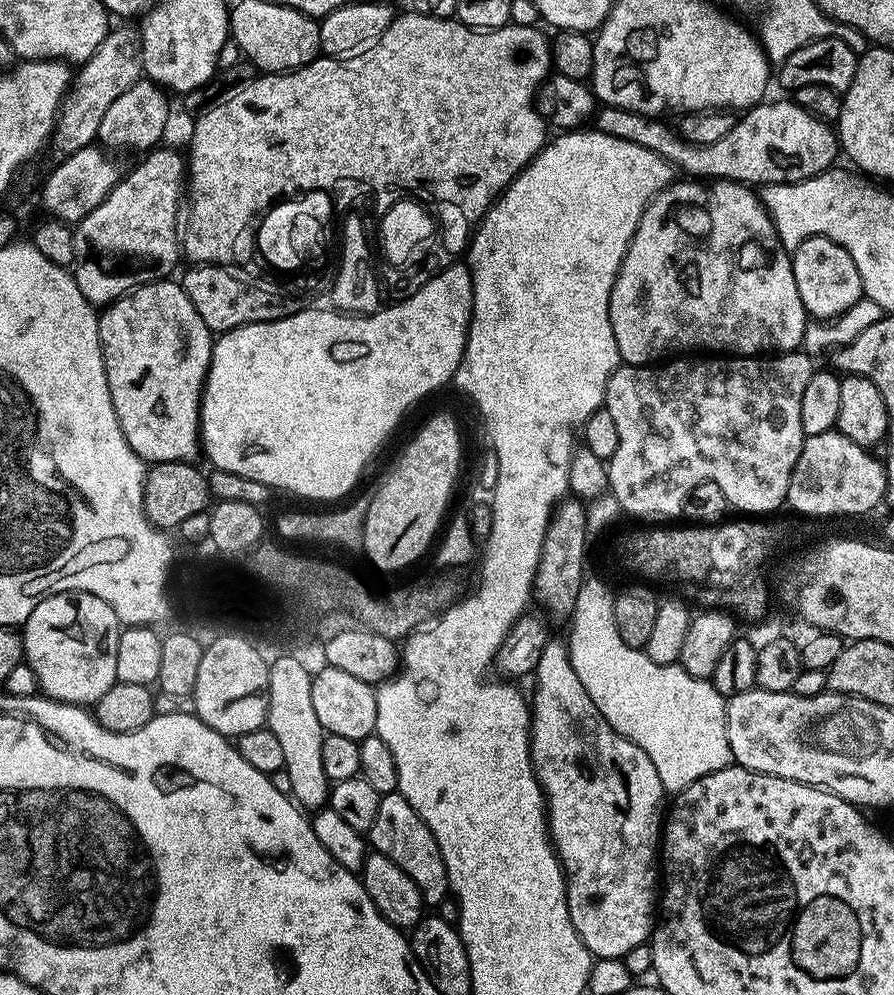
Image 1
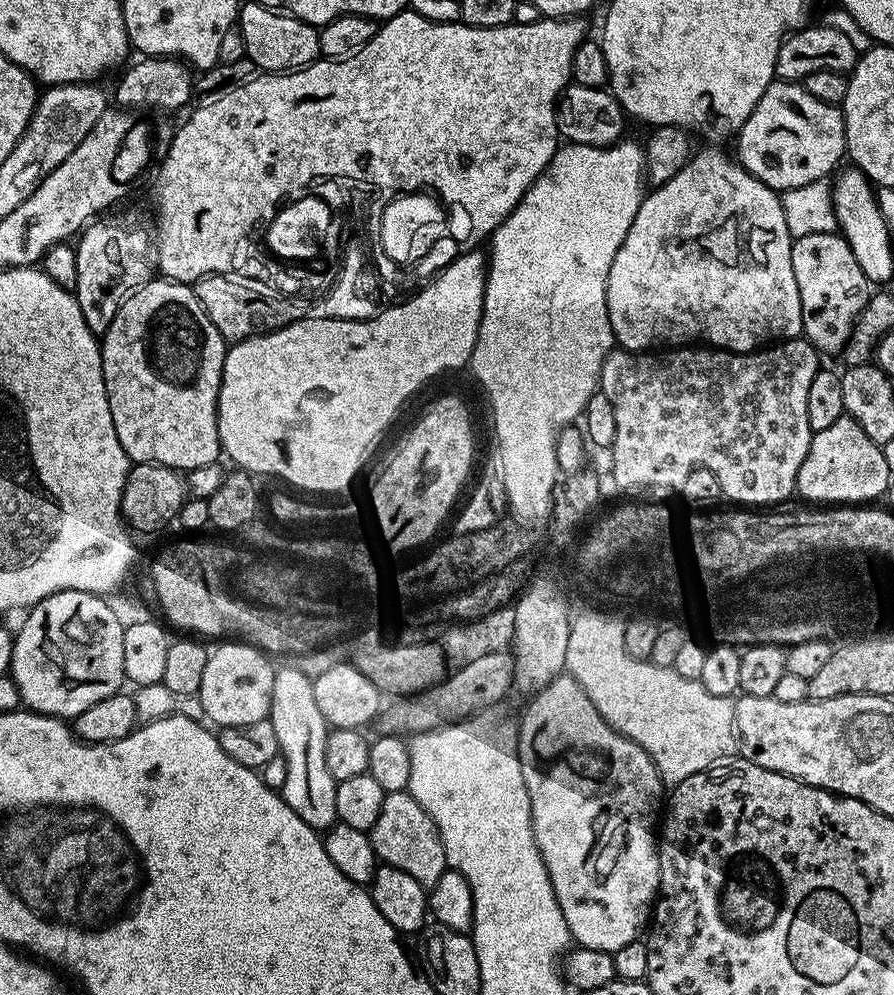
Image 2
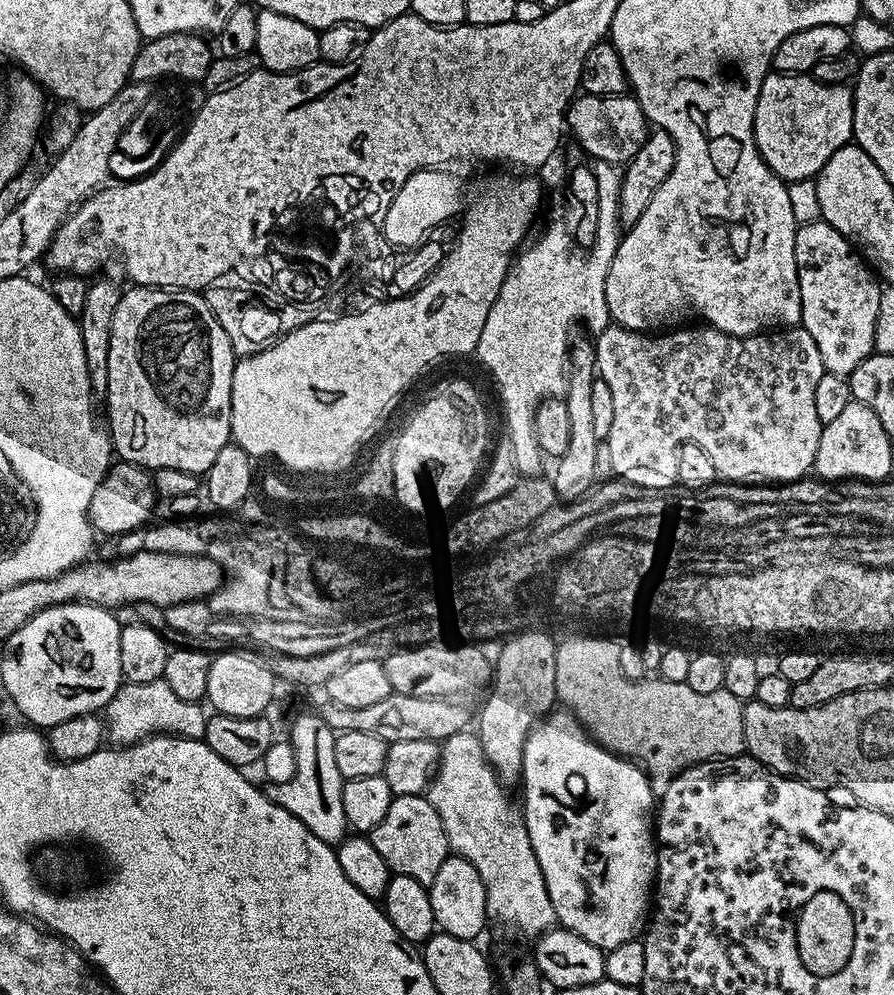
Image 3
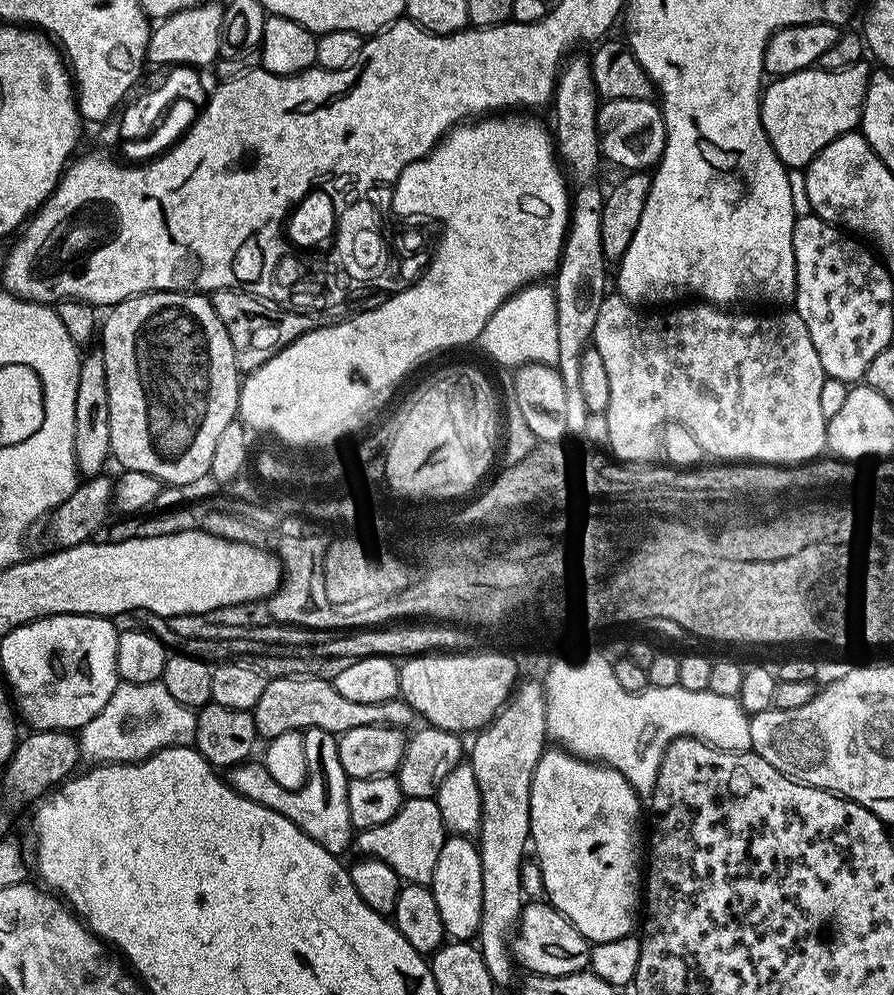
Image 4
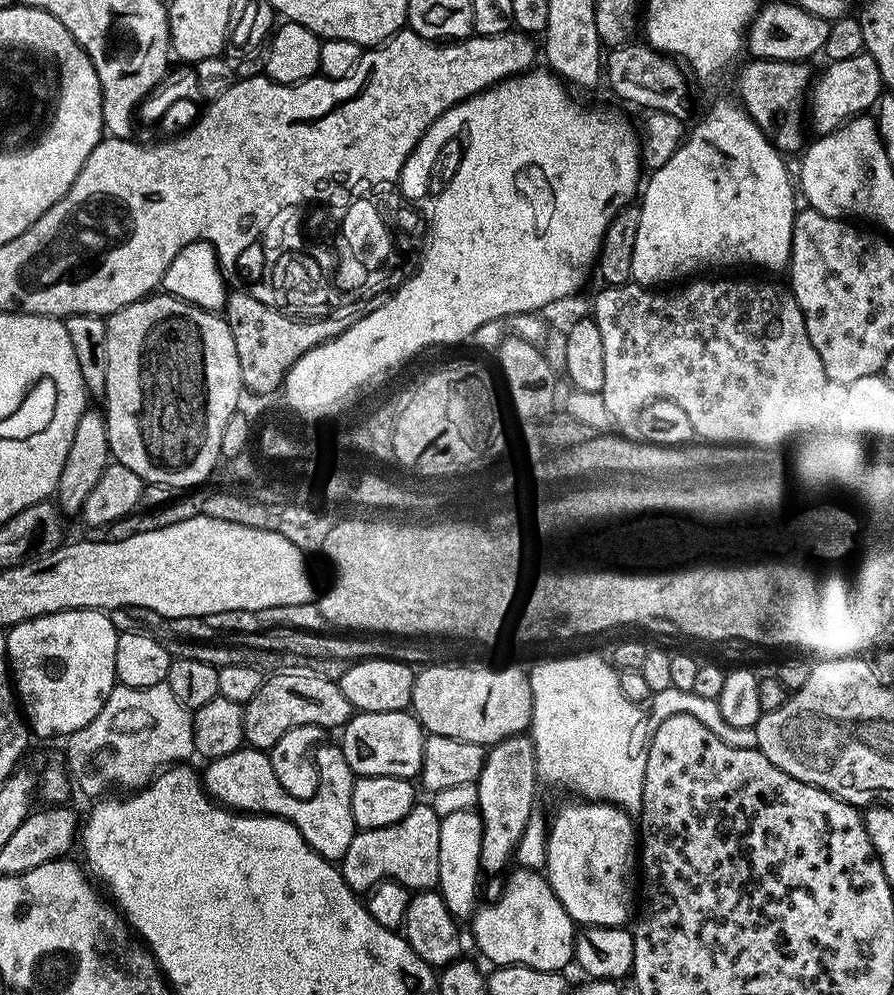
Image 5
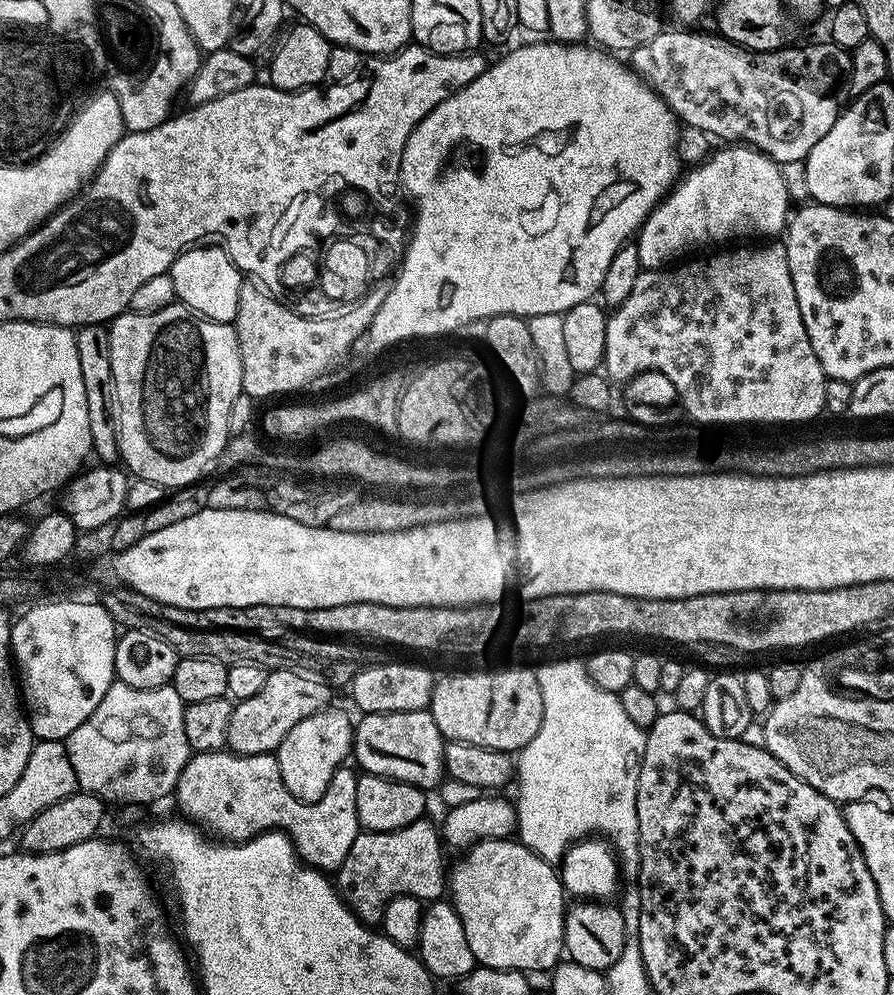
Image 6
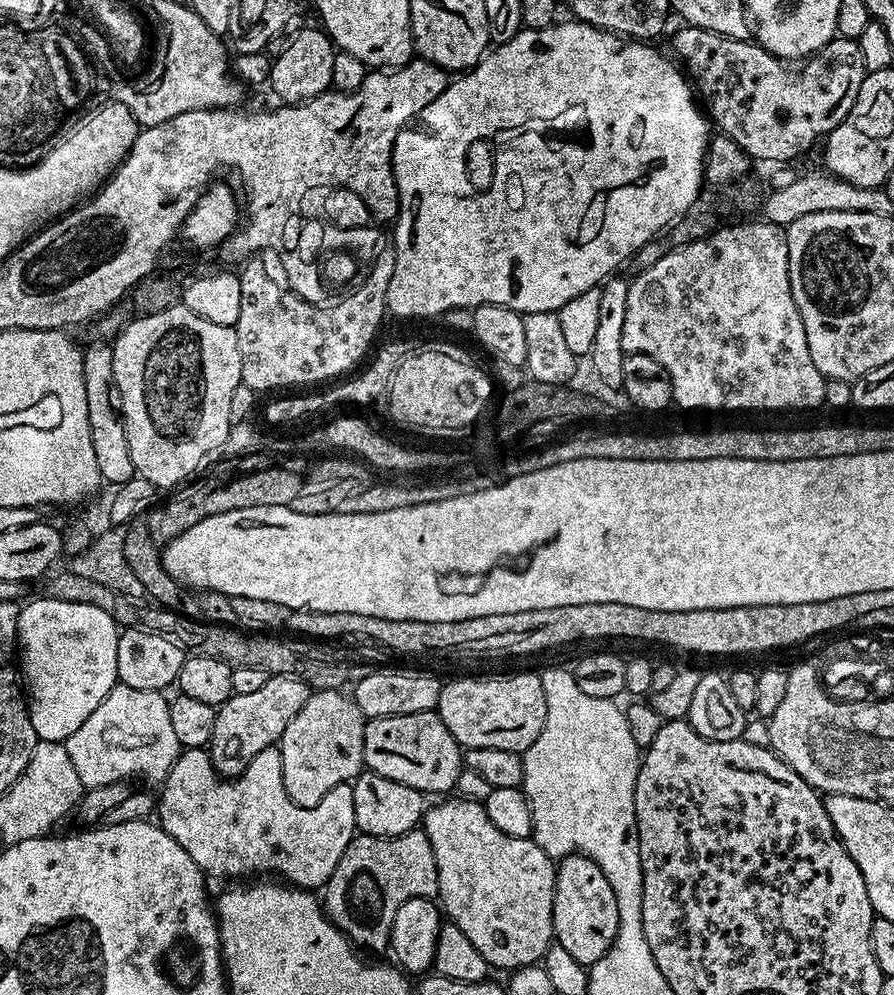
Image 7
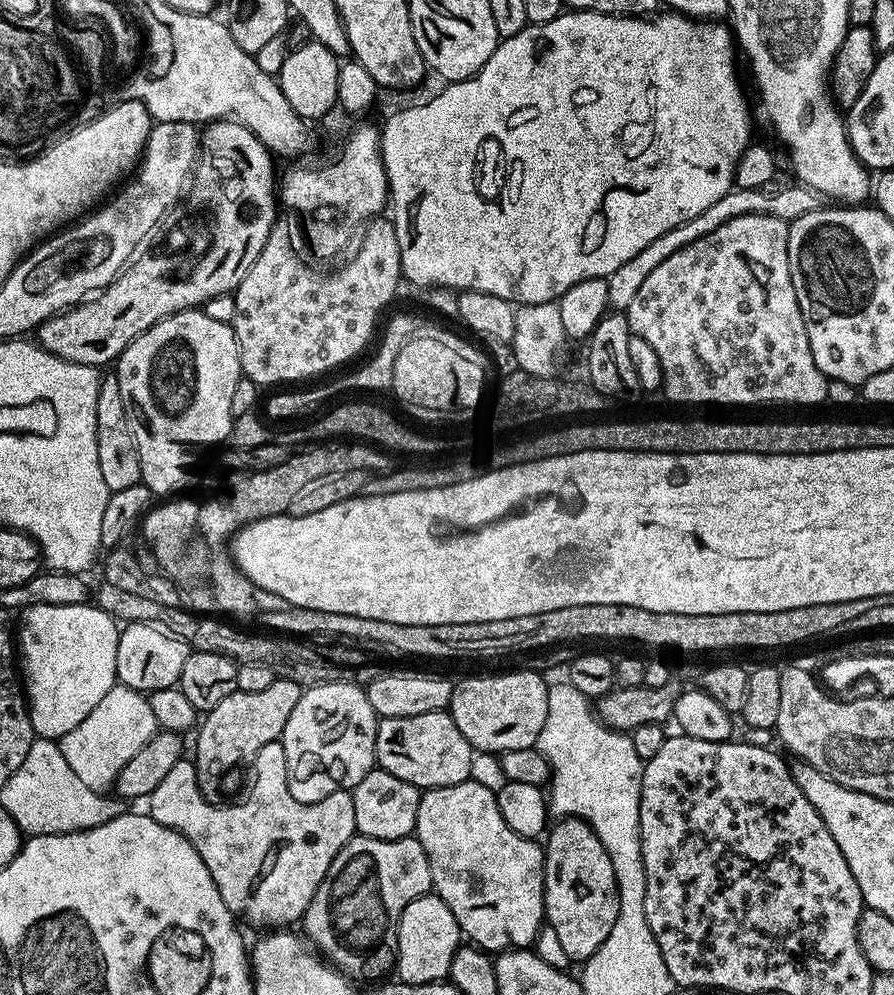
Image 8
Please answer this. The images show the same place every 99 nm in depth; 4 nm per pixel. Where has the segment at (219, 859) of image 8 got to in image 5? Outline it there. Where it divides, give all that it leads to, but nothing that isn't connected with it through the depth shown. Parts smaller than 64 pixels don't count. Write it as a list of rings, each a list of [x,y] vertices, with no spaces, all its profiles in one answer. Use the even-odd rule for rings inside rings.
[[[339,743],[326,744],[318,752],[320,785],[315,794],[305,800],[294,798],[294,794],[286,794],[286,790],[282,790],[282,782],[278,782],[278,774],[274,774],[271,755],[251,746],[240,748],[234,754],[226,754],[226,758],[207,761],[205,768],[208,769],[202,772],[204,791],[217,804],[229,810],[277,816],[290,822],[302,834],[312,851],[326,860],[339,862],[343,860],[346,850],[350,850],[350,842],[358,831],[354,814],[350,810],[354,774]]]

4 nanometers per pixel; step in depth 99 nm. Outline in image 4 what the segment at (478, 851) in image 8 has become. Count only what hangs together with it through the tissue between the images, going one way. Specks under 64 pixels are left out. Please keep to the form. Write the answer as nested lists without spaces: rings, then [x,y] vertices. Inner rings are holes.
[[[540,902],[525,903],[520,912],[518,934],[510,941],[515,963],[537,976],[565,976],[585,971],[592,959],[590,941],[578,934],[574,925],[557,908],[547,902],[536,903]]]

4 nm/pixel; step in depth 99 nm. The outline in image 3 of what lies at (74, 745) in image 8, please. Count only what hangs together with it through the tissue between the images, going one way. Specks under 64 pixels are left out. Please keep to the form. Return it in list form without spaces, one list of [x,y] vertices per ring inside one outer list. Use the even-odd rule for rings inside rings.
[[[162,678],[145,684],[121,683],[106,709],[106,736],[120,746],[138,744],[150,736],[167,734],[185,740],[203,740],[209,713],[203,703],[178,698]]]

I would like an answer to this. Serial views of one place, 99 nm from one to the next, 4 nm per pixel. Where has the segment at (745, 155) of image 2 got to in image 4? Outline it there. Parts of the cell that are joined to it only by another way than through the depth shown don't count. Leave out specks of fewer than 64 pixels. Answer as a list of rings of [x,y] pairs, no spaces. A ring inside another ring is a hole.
[[[867,63],[852,64],[842,70],[822,70],[813,66],[781,76],[763,89],[760,98],[760,117],[774,154],[789,170],[804,170],[814,157],[834,138],[855,132],[860,126],[860,115],[866,98],[870,71]]]

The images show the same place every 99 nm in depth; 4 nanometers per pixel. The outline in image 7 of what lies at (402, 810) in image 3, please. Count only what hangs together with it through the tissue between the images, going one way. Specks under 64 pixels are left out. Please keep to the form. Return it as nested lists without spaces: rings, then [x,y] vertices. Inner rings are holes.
[[[422,830],[401,836],[357,834],[352,837],[350,846],[346,846],[342,858],[338,858],[334,874],[330,874],[322,889],[322,907],[328,913],[328,919],[353,945],[387,953],[398,906],[410,898],[435,897],[439,891],[434,850],[430,838]]]

